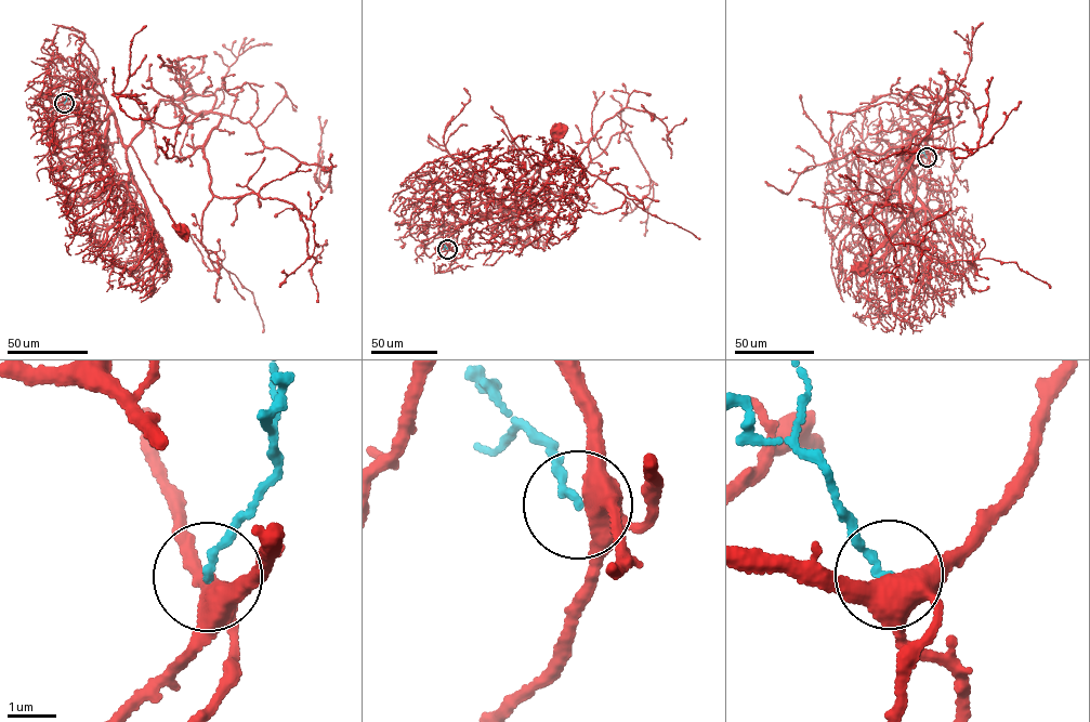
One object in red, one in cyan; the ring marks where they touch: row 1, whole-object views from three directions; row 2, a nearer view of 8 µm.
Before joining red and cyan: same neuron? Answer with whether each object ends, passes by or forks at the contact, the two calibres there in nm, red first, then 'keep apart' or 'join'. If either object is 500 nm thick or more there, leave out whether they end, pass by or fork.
red forks there; cyan ends there; 440 nm thick on the red side, 140 nm on the other; keep apart

